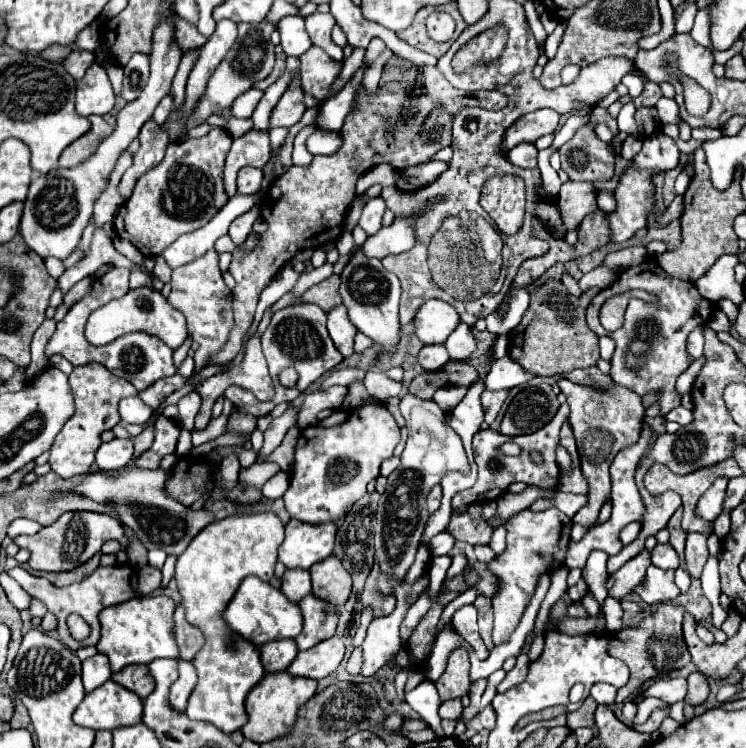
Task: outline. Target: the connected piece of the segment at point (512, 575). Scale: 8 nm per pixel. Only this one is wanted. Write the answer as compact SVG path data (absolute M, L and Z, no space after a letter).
M547 508L543 512L519 512L515 518L507 518L503 526L507 530L507 548L499 558L493 558L489 562L489 568L495 568L495 574L499 578L499 592L493 598L495 644L501 644L521 622L521 616L535 592L539 576L563 566L565 550L571 540L571 520L557 508Z

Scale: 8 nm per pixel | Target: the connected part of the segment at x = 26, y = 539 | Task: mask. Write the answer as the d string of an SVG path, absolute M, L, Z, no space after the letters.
M65 512L55 524L45 526L41 532L35 536L17 536L13 542L19 548L27 548L31 552L29 566L33 570L41 572L67 572L75 570L77 566L85 564L91 556L101 552L103 542L107 540L119 540L123 552L129 550L129 536L125 534L125 528L121 522L109 514L99 514L99 512Z

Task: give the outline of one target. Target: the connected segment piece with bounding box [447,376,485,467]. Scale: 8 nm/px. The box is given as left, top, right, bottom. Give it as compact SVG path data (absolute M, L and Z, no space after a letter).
M481 376L477 382L469 386L467 396L447 414L447 424L461 436L465 452L471 467L477 467L472 450L473 434L479 432L483 422L483 406L481 406L481 394L485 390L485 376Z

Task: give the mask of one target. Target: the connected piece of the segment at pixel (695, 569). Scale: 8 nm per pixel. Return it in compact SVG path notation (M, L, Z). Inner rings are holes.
M687 534L685 542L685 564L689 566L689 574L693 578L699 578L703 572L703 566L707 562L707 536L703 534Z

